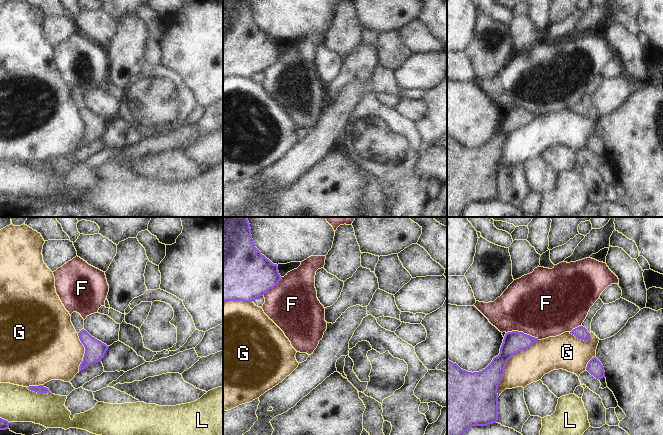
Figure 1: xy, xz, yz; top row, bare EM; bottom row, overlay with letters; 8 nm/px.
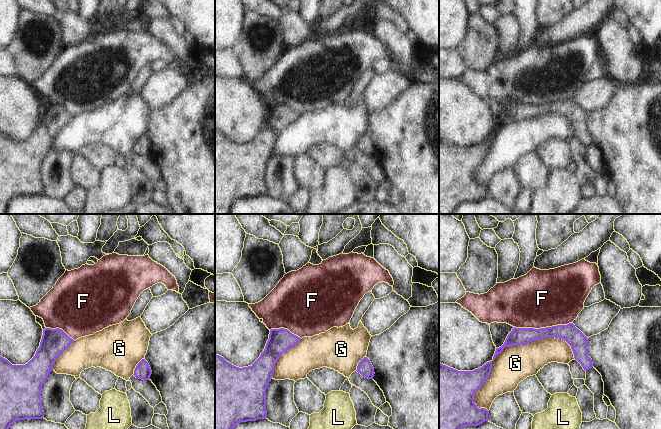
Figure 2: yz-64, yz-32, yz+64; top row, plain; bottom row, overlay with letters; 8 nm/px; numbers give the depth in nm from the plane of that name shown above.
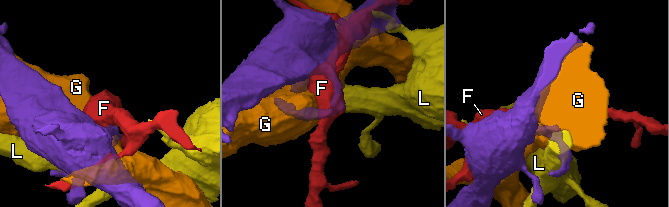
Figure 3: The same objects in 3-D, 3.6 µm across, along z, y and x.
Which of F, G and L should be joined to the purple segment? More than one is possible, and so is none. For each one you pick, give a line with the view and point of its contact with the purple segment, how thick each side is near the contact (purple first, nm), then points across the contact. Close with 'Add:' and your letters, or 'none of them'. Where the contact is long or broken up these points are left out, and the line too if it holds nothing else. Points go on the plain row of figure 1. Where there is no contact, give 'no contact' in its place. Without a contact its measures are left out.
Add: none of them

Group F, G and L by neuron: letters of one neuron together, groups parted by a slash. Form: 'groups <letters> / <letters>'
groups F / G / L

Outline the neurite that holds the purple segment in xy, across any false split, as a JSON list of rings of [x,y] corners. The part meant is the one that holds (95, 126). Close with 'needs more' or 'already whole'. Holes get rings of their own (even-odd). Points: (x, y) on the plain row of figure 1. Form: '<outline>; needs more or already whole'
[[[73,88],[70,92],[79,115],[85,123],[83,137],[79,142],[79,147],[82,147],[93,139],[101,138],[101,135],[104,133],[109,122],[92,113],[84,105],[84,95],[79,89]]]; needs more

